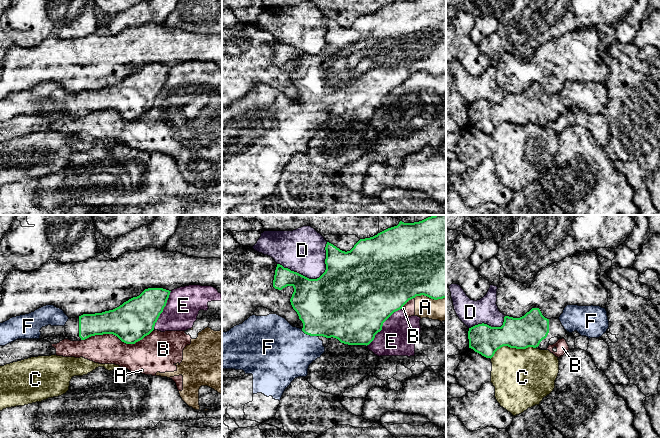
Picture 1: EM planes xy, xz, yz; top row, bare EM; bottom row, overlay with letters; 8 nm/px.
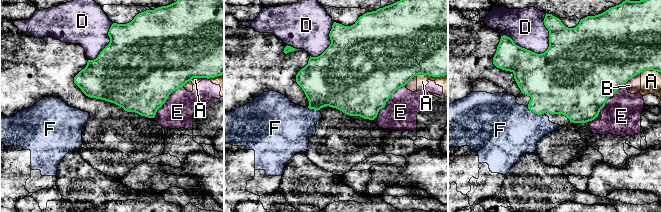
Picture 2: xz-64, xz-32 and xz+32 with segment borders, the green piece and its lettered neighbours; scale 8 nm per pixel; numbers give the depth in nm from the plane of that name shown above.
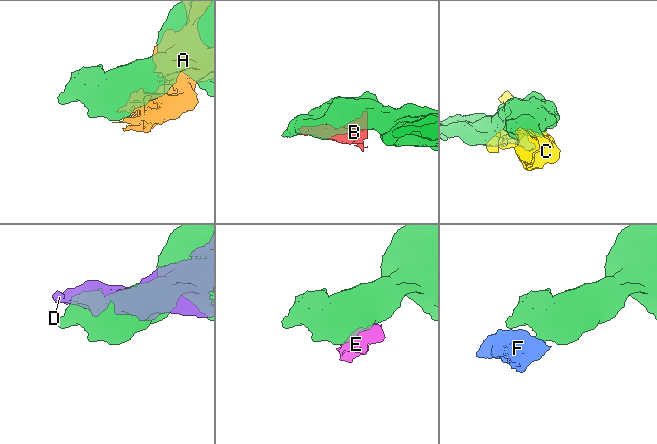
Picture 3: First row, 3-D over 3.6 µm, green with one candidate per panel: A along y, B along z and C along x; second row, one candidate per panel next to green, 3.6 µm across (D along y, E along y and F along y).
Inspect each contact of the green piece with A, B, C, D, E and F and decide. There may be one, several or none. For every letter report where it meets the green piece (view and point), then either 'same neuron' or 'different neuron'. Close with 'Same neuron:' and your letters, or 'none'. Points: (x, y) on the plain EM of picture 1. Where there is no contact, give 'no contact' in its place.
A: xz (429, 73) | different neuron
B: xy (116, 111) | different neuron
C: yz (512, 123) | different neuron
D: xz (315, 55) | different neuron
E: xz (382, 101) | different neuron
F: xz (309, 110) | same neuron
Same neuron: F

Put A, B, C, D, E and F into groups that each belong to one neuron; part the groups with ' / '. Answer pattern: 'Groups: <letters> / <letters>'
Groups: A B E / C / D / F

